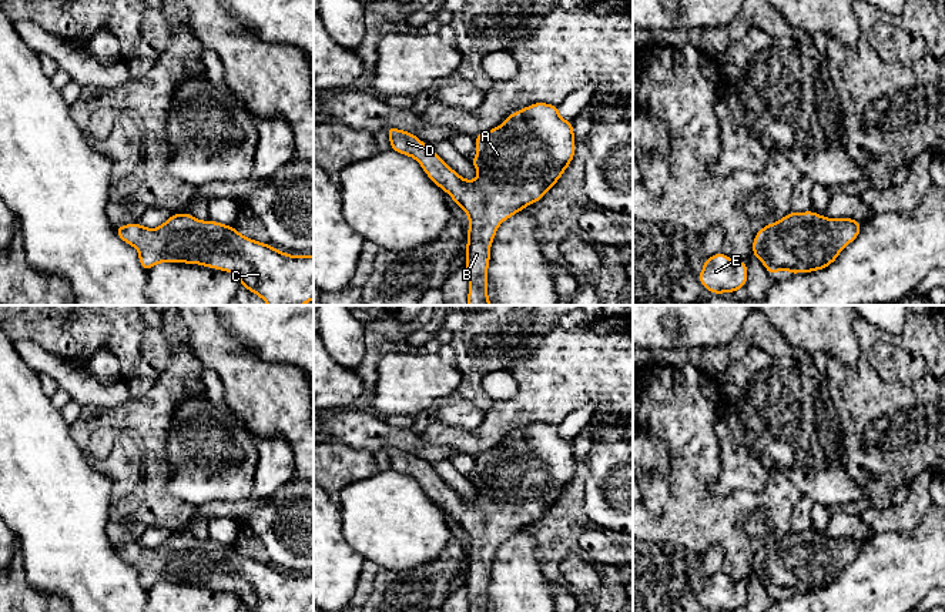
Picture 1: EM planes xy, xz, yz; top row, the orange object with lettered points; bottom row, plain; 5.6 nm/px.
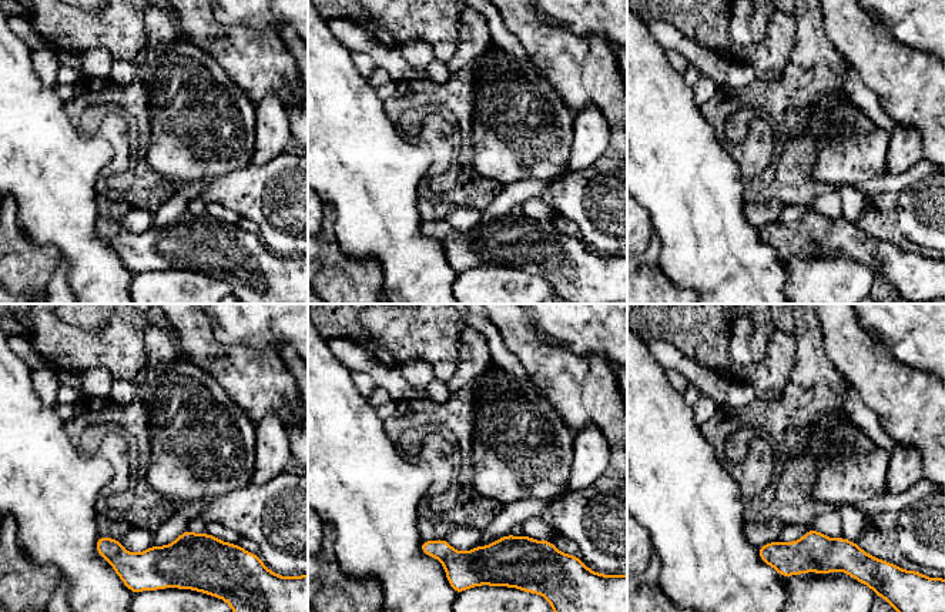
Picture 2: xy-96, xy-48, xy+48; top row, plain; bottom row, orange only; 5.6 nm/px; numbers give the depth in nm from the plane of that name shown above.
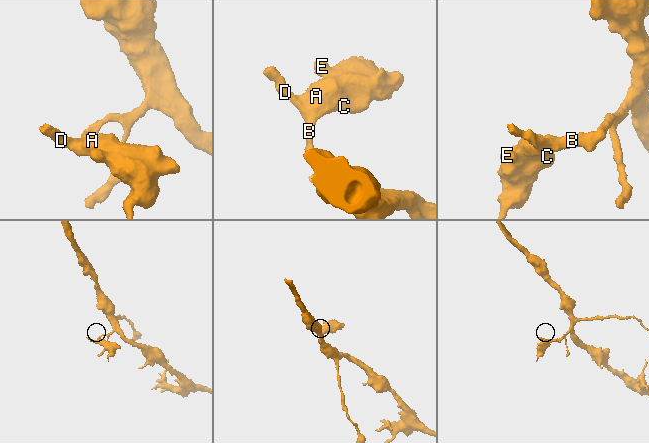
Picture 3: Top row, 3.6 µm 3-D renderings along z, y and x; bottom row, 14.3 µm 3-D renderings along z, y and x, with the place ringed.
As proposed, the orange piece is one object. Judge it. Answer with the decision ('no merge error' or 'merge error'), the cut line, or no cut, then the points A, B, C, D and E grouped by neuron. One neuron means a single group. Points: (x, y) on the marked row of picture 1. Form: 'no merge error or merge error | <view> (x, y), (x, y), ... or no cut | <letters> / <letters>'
no merge error | no cut | A B C D E

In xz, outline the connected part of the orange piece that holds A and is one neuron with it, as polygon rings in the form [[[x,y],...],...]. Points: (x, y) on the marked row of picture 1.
[[[533,103],[507,116],[503,124],[475,137],[476,158],[469,158],[480,173],[473,181],[462,178],[429,144],[423,144],[413,133],[388,127],[391,150],[415,158],[426,175],[468,214],[466,270],[470,284],[466,305],[492,305],[487,298],[487,267],[490,245],[497,227],[529,204],[540,201],[557,183],[574,157],[573,121],[559,114],[559,107]]]

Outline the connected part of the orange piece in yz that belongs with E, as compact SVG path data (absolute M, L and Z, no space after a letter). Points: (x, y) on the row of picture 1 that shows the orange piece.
M723 253L706 258L698 281L711 292L734 292L747 284L747 262Z

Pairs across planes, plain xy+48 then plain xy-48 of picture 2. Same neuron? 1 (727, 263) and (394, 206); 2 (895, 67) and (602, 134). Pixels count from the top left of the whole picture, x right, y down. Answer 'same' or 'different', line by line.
1: same
2: different

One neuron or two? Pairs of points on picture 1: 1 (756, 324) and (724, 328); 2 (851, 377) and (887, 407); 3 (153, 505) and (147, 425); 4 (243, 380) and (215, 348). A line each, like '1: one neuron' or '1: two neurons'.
1: two neurons
2: one neuron
3: one neuron
4: one neuron

